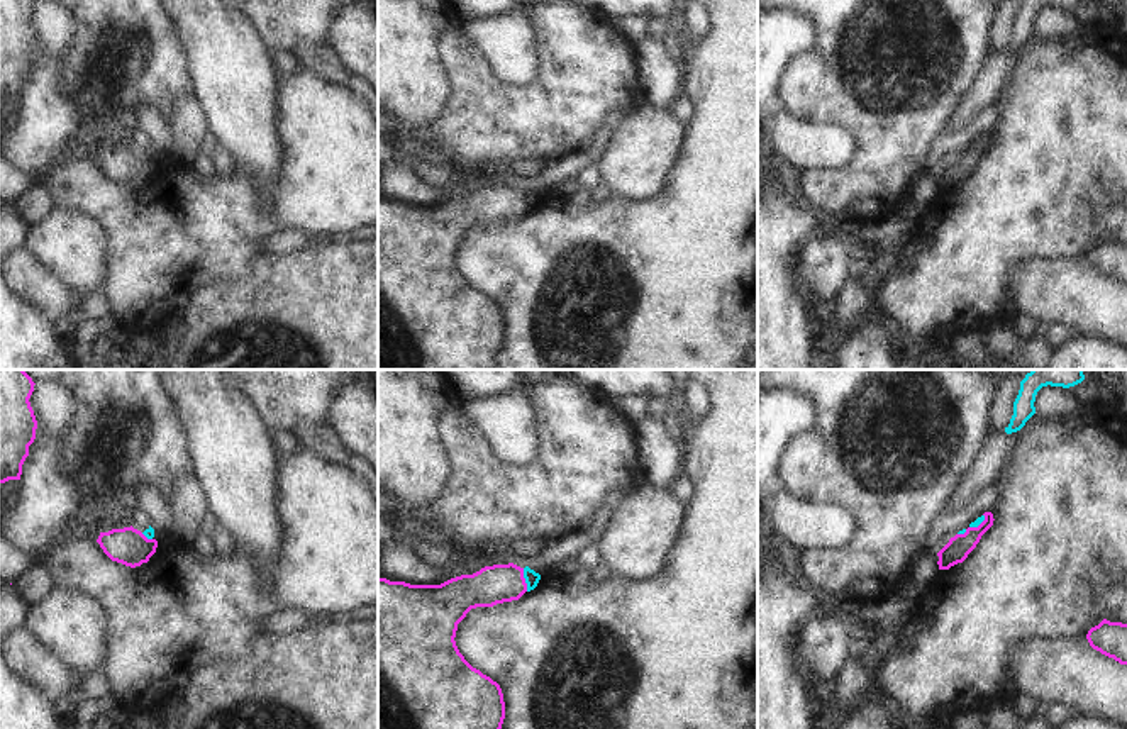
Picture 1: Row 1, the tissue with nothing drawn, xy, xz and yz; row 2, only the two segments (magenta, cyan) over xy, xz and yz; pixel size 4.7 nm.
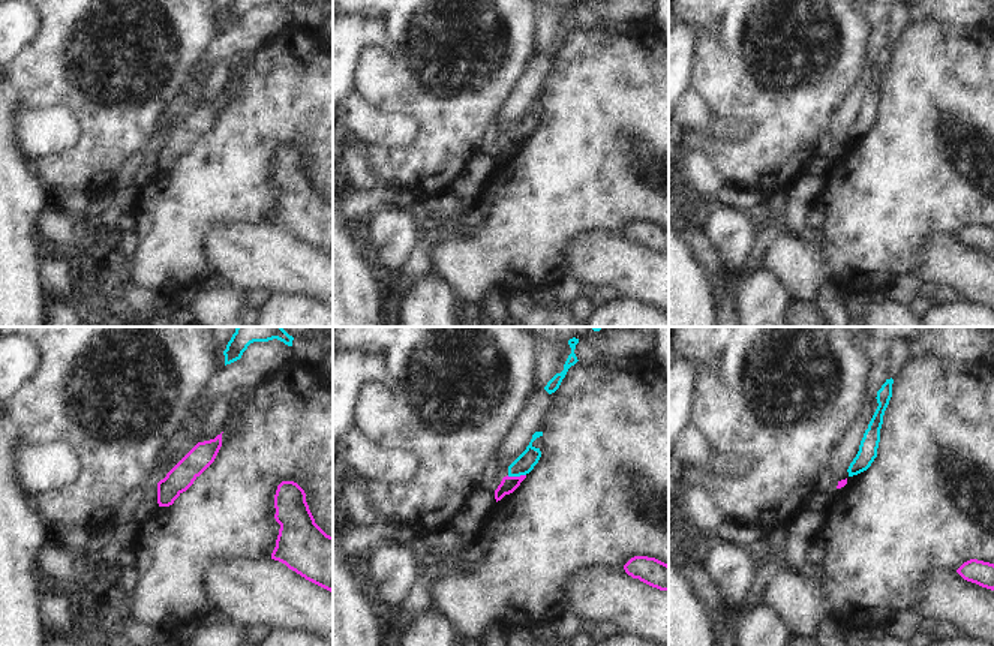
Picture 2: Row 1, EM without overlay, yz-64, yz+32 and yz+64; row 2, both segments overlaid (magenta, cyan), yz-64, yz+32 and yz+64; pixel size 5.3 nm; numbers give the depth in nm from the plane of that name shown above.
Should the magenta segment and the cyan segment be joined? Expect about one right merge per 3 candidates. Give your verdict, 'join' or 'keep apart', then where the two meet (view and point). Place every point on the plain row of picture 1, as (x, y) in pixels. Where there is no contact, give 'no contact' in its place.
keep apart; meets magenta in xz at (524, 200)

